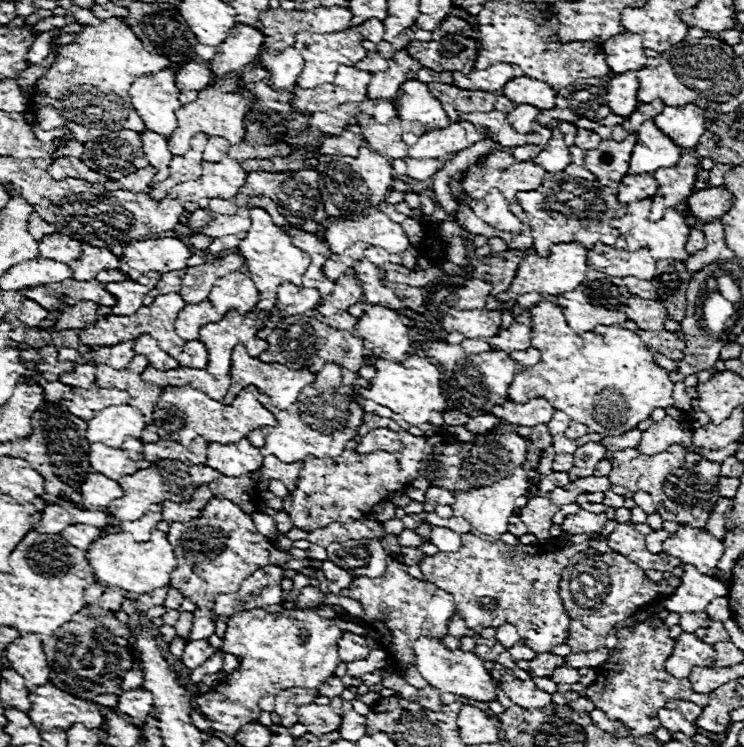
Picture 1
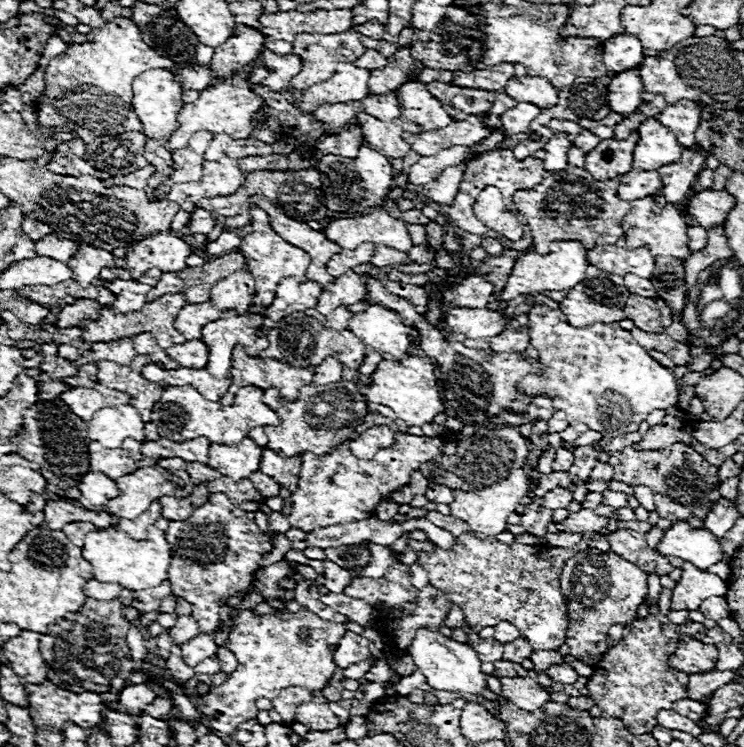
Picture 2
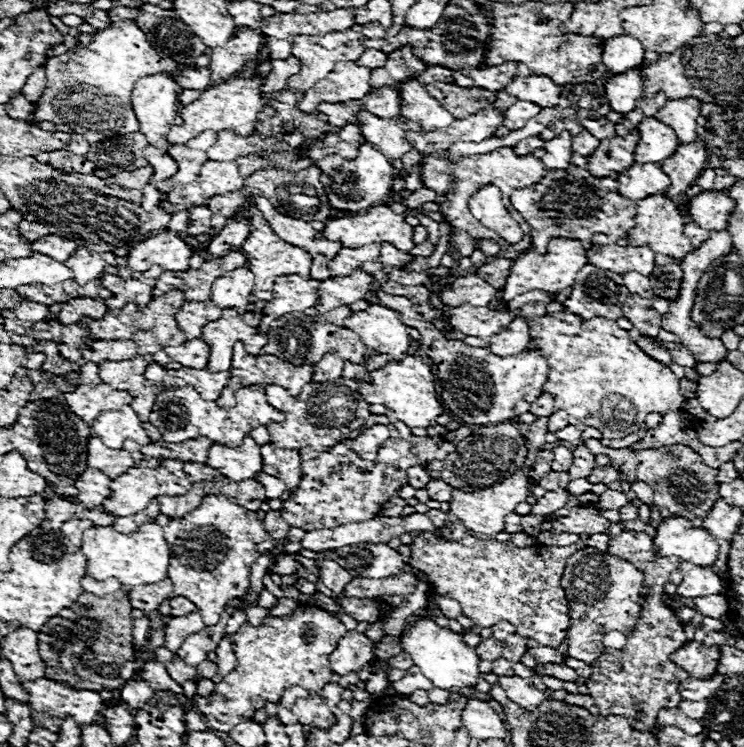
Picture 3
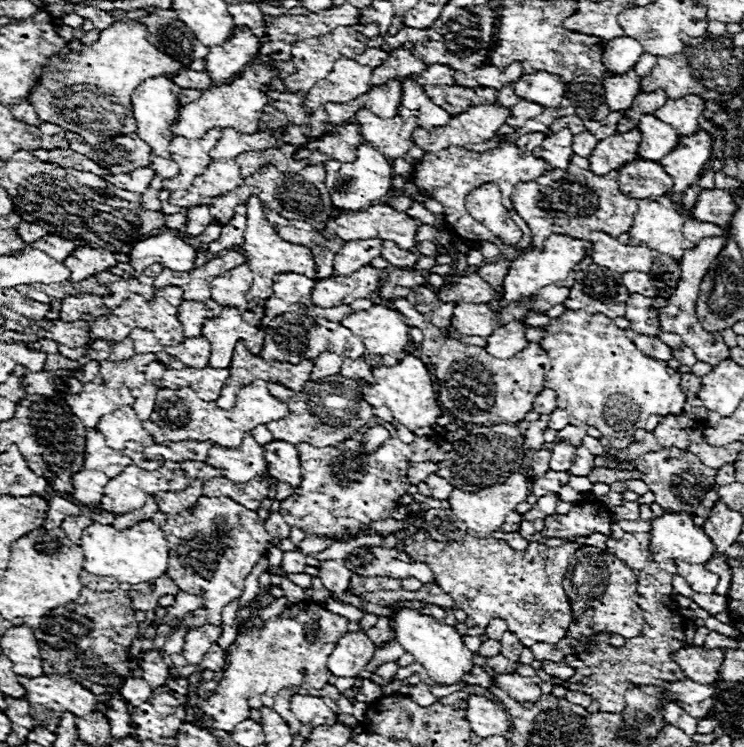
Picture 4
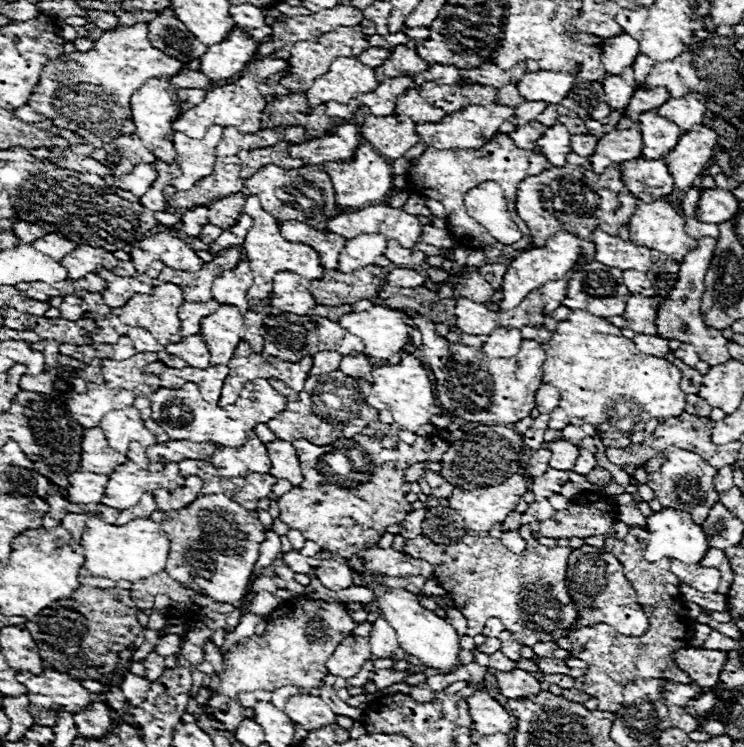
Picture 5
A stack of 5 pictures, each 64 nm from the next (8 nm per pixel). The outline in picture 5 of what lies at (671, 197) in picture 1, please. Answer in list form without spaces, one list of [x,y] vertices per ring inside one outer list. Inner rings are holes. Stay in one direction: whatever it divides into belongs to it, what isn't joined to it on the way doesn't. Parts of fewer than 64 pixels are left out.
[[[698,124],[690,132],[680,136],[678,148],[674,148],[670,156],[664,156],[678,190],[694,186],[694,182],[702,176],[708,160],[712,158],[716,140],[718,134],[714,130]]]

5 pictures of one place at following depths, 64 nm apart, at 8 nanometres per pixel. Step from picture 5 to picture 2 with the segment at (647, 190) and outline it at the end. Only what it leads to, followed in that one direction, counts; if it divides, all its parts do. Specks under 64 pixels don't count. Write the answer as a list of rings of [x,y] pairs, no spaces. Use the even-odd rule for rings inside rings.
[[[630,170],[618,178],[618,198],[632,202],[646,196],[656,196],[662,188],[662,180],[656,170]]]

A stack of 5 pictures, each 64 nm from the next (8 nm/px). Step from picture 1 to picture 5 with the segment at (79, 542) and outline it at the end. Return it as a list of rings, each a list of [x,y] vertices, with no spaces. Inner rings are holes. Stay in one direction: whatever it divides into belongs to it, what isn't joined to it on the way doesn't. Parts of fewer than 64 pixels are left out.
[[[66,514],[62,518],[62,526],[74,536],[74,540],[80,540],[80,534],[84,530],[84,522],[86,522],[86,514]]]

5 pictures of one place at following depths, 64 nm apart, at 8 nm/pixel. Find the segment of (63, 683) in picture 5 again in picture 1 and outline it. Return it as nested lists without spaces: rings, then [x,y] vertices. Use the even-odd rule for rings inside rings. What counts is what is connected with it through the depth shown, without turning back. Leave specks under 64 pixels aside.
[[[54,684],[34,688],[30,692],[30,702],[32,710],[28,716],[41,731],[51,731],[53,728],[68,730],[74,724],[84,724],[90,730],[104,726],[104,716],[100,714],[96,702],[74,698]]]

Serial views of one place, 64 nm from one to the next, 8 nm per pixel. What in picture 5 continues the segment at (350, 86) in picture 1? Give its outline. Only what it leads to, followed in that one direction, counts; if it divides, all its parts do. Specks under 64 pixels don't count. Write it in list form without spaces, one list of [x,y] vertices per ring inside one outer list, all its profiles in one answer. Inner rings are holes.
[[[336,58],[328,74],[320,76],[306,92],[308,106],[320,106],[330,100],[346,104],[360,92],[372,92],[378,86],[374,70],[356,58]]]

